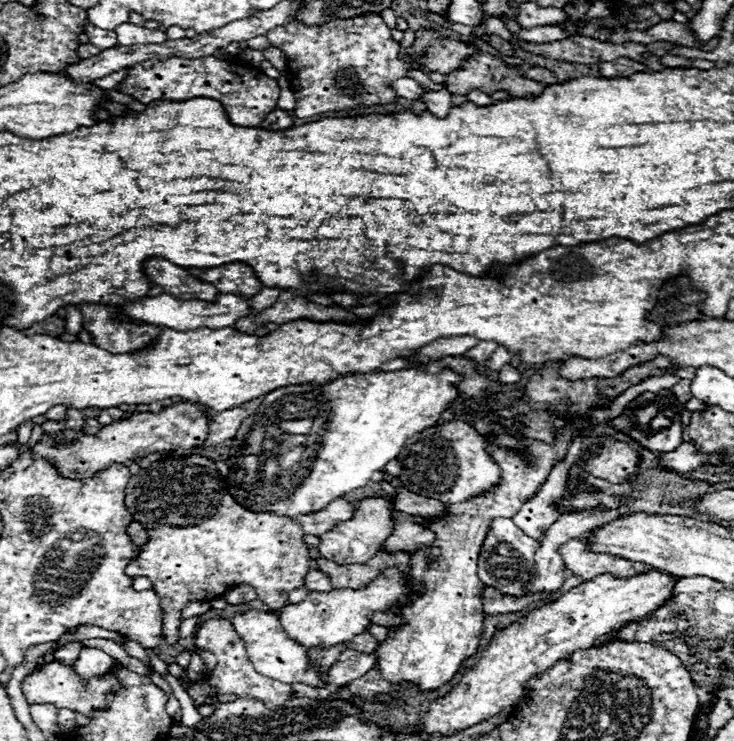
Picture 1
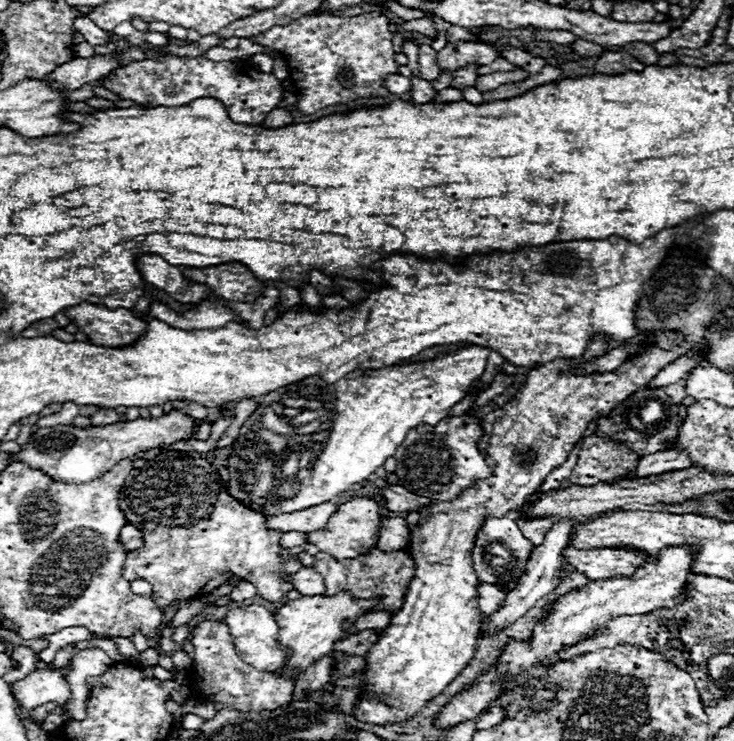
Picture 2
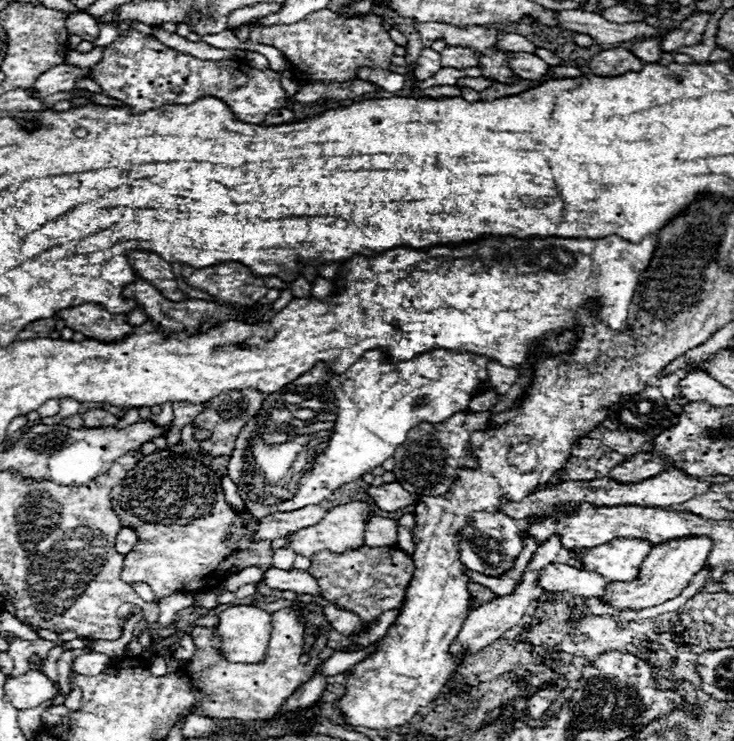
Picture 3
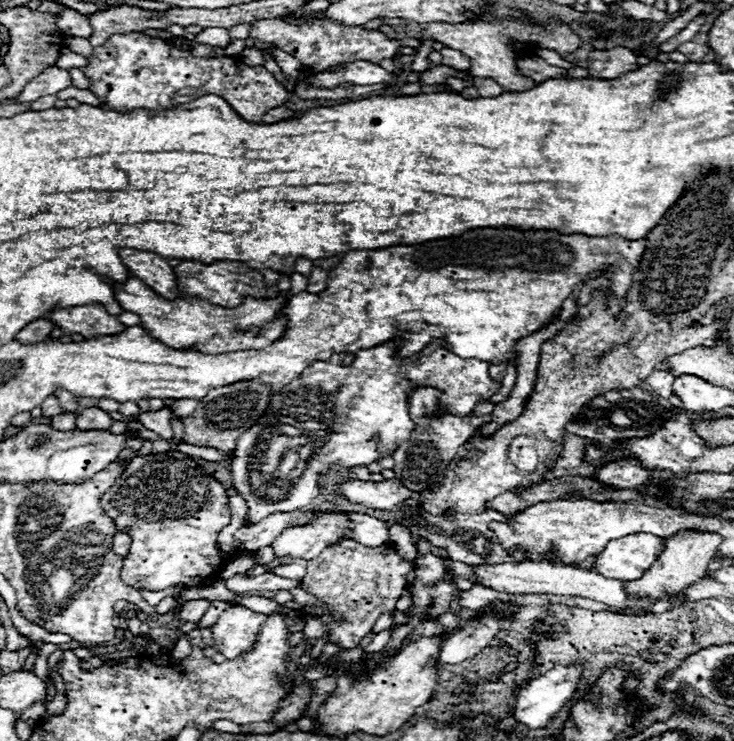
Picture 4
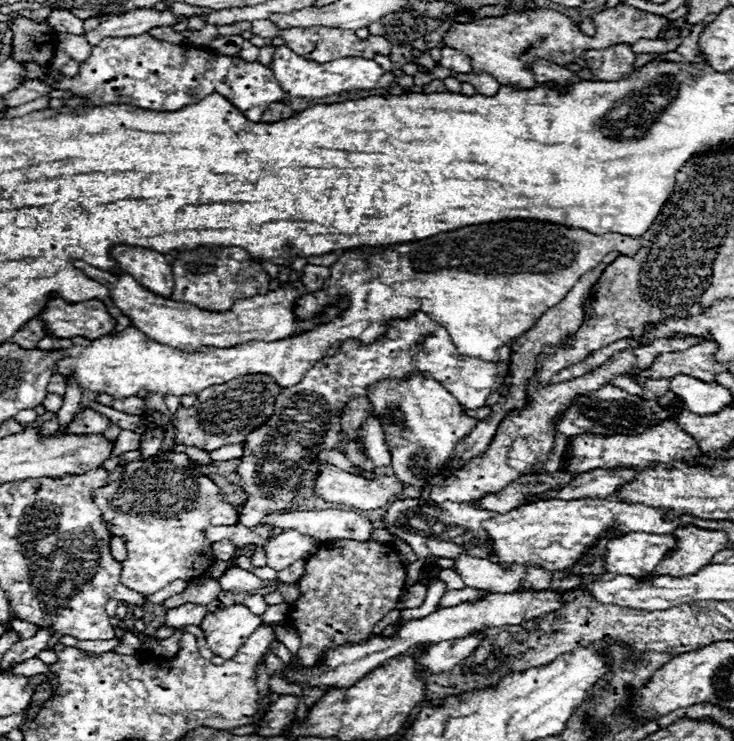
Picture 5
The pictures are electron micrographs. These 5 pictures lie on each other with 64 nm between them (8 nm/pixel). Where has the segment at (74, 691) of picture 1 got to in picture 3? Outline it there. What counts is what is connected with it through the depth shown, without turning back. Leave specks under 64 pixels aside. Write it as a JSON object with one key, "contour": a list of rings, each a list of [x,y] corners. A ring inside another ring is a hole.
{"contour":[[[28,670],[26,674],[16,678],[8,676],[4,682],[4,700],[10,702],[16,710],[36,708],[58,694],[60,692],[40,670]]]}

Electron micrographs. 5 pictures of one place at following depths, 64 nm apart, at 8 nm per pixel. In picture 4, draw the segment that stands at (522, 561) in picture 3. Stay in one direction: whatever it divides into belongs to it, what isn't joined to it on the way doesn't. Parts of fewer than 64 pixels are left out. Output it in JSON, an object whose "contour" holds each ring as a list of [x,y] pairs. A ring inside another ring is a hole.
{"contour":[[[451,559],[447,560],[447,566],[451,570],[453,570],[456,575],[461,576],[464,579],[467,579],[474,584],[475,583],[479,584],[477,581],[476,575],[474,574],[474,572],[472,572],[472,569],[470,568],[470,566],[461,562],[453,561]]]}

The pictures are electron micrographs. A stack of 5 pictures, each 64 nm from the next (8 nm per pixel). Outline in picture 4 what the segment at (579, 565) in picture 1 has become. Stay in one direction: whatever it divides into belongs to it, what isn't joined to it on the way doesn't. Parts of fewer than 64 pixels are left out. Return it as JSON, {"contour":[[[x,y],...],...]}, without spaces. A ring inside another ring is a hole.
{"contour":[[[630,534],[606,544],[606,548],[596,556],[594,570],[606,578],[620,578],[620,580],[638,580],[644,572],[656,562],[658,554],[664,548],[664,538],[656,538],[654,534]]]}

